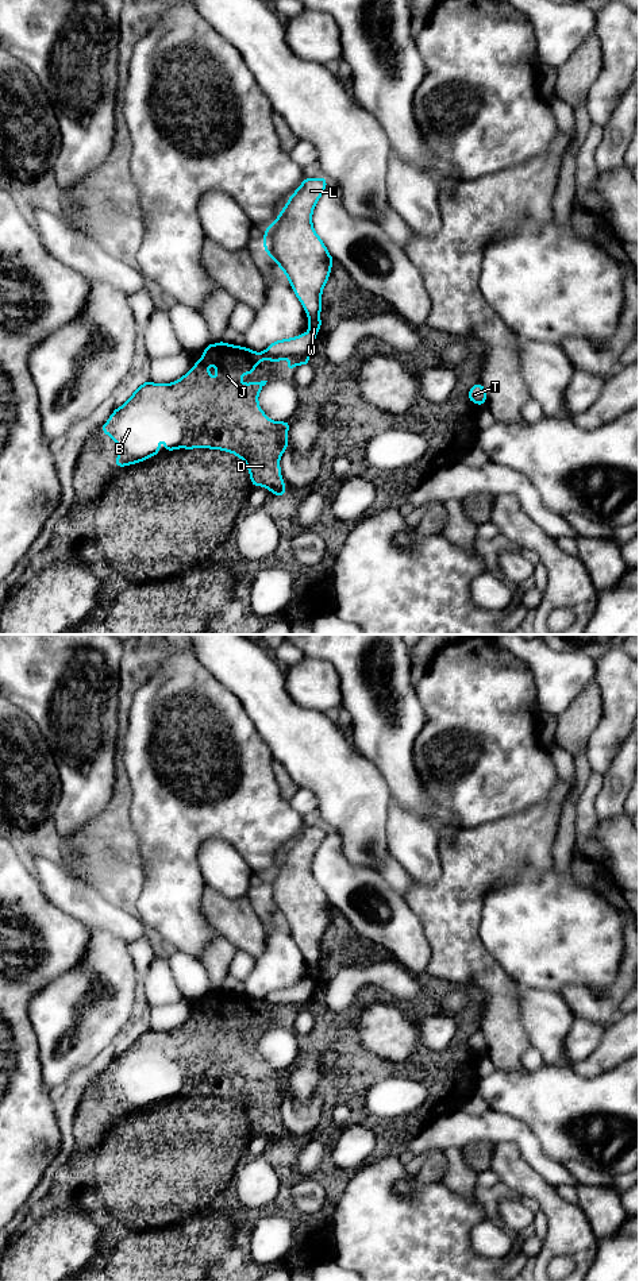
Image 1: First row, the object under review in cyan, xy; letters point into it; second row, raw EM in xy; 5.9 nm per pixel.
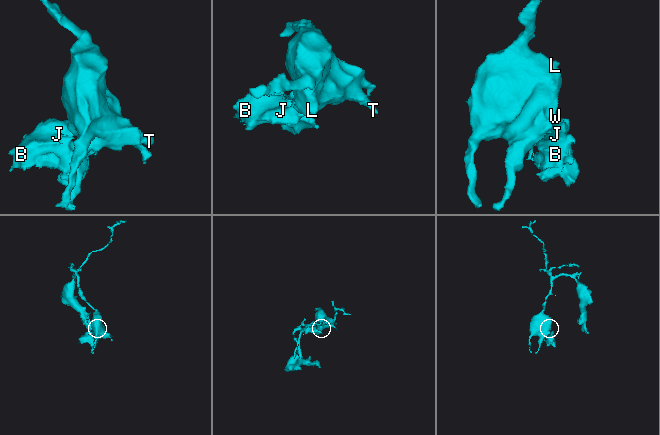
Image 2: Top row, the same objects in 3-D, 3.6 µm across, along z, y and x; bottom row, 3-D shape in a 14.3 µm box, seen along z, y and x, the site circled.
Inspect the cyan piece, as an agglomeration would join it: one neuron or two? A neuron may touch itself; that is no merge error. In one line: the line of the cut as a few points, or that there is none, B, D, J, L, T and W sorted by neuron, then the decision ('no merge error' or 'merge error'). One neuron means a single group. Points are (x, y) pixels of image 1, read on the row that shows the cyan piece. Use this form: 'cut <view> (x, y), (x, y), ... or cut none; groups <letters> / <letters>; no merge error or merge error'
cut xy (265, 351), (283, 357); groups B D J / L T W; merge error

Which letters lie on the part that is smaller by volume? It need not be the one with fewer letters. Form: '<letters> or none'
B, D, J

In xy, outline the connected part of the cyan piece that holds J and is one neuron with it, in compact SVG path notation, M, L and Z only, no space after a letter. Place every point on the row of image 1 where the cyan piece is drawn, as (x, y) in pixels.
M222 340L207 344L200 360L178 381L159 385L146 379L100 427L119 447L113 466L126 467L158 455L159 433L163 432L165 451L209 448L231 452L247 464L253 487L263 486L284 497L286 486L281 478L280 458L289 448L290 420L273 421L261 409L258 396L267 381L239 382L245 373L253 375L261 360L280 363L281 359Z

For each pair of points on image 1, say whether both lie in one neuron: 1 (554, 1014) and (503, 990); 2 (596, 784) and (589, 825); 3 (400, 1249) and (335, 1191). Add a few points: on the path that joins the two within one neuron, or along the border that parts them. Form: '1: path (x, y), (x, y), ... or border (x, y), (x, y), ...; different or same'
1: border (519, 987), (516, 1002), (520, 1022), (524, 1027); different
2: path (589, 794), (588, 815); same
3: border (354, 1172), (345, 1192), (335, 1204), (333, 1226); different

